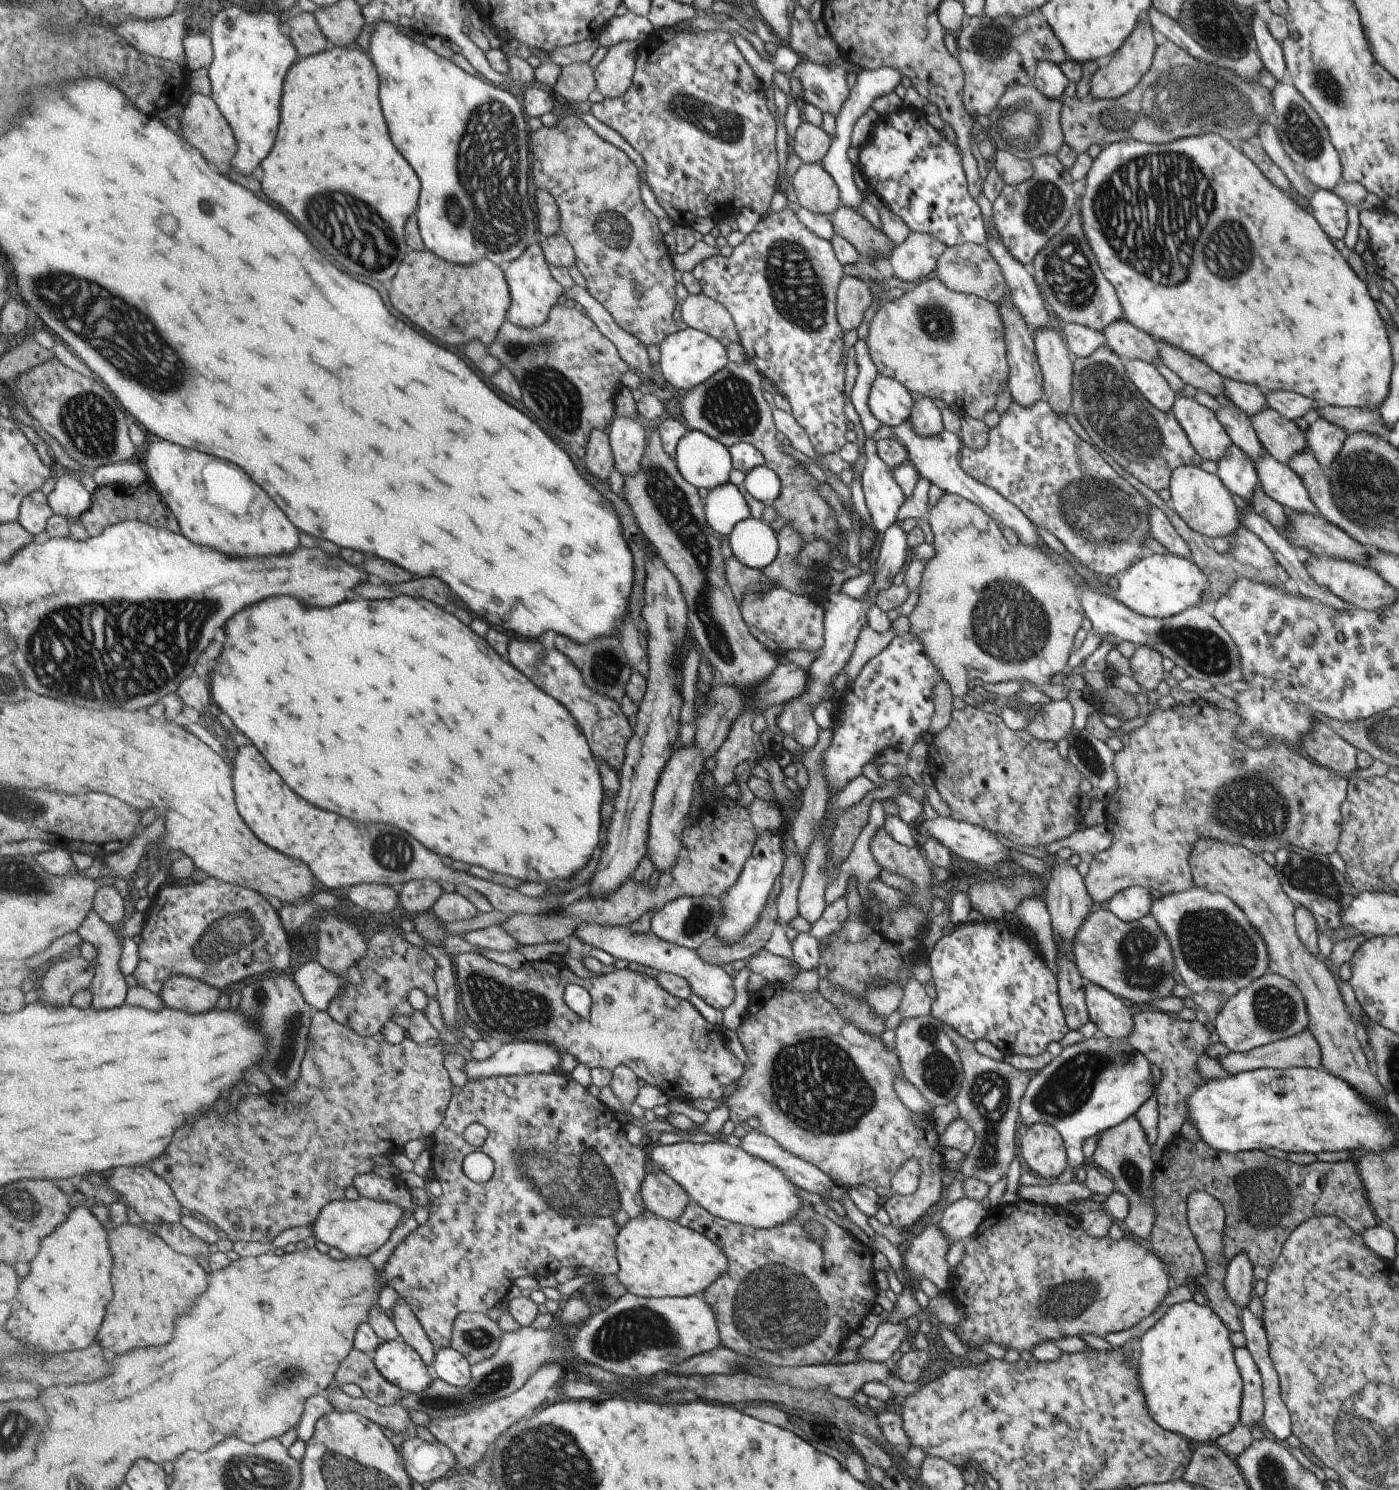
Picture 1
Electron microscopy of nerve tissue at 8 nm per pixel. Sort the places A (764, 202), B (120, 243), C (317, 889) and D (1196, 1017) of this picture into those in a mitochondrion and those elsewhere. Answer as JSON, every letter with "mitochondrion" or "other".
{"A":"other","B":"other","C":"other","D":"other"}

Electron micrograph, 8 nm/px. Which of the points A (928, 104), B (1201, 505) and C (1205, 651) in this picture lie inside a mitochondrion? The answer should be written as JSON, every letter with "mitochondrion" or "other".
{"A":"other","B":"mitochondrion","C":"mitochondrion"}

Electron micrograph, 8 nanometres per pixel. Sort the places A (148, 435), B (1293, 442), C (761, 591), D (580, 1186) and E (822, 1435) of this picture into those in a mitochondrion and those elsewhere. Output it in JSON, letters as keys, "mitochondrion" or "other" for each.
{"A":"other","B":"other","C":"other","D":"mitochondrion","E":"other"}

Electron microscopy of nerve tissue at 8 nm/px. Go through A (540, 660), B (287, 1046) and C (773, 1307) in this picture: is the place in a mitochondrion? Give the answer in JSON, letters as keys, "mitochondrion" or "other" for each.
{"A":"mitochondrion","B":"mitochondrion","C":"mitochondrion"}

